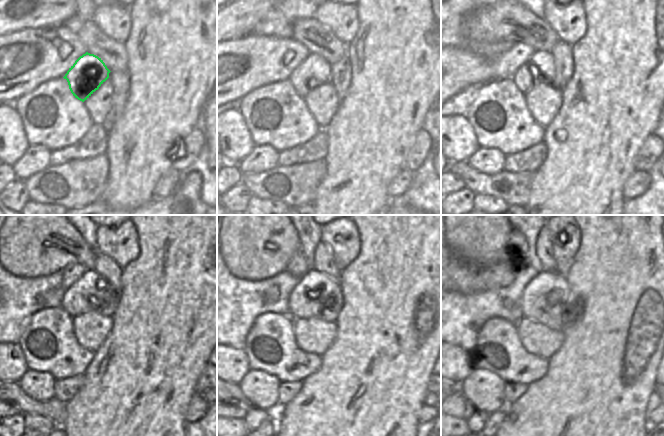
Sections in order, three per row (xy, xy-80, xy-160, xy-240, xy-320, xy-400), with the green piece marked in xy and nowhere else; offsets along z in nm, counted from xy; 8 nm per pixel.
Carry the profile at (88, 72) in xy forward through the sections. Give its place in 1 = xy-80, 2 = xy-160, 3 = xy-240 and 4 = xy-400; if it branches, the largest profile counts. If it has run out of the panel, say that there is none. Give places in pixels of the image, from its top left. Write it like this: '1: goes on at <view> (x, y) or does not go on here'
1: goes on at xy-80 (314, 71)
2: goes on at xy-160 (540, 67)
3: goes on at xy-240 (82, 296)
4: goes on at xy-400 (534, 305)

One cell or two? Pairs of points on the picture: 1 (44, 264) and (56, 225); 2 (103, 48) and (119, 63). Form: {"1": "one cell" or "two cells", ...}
{"1": "one cell", "2": "one cell"}

